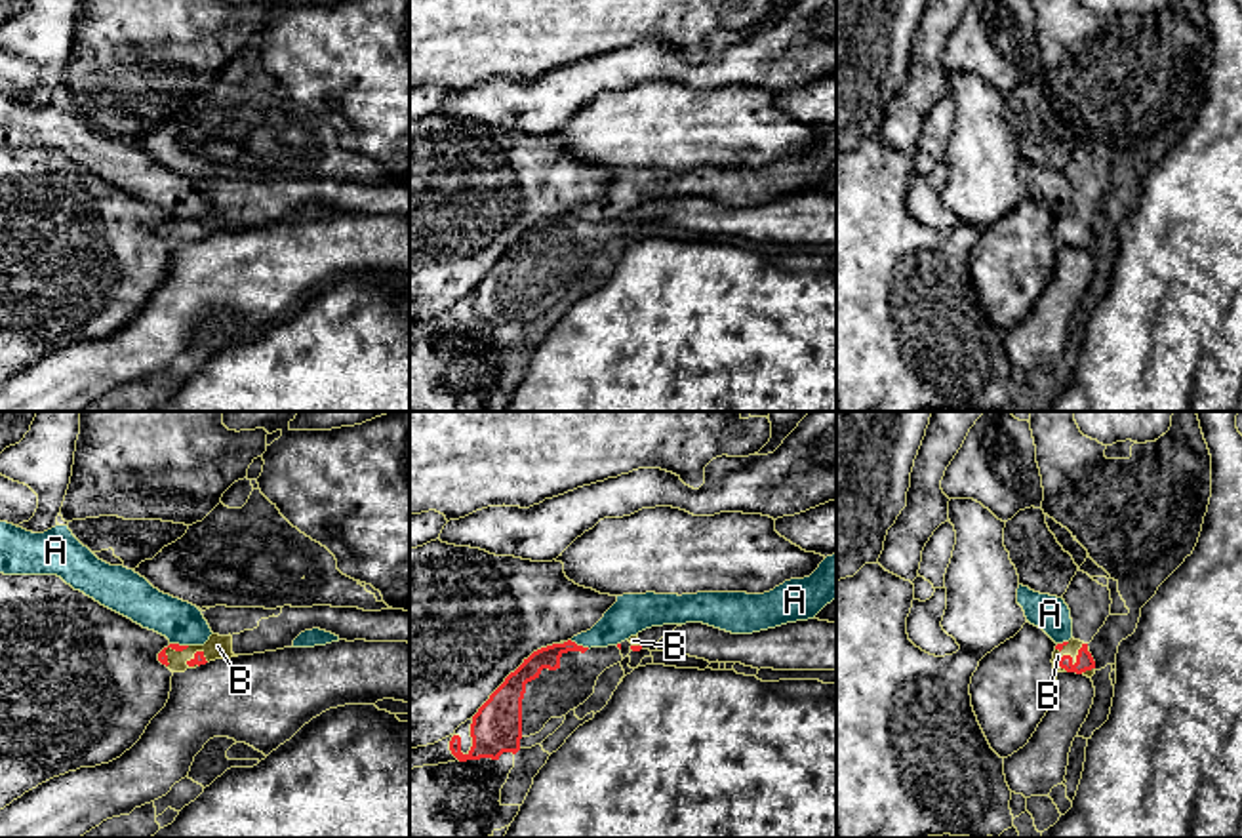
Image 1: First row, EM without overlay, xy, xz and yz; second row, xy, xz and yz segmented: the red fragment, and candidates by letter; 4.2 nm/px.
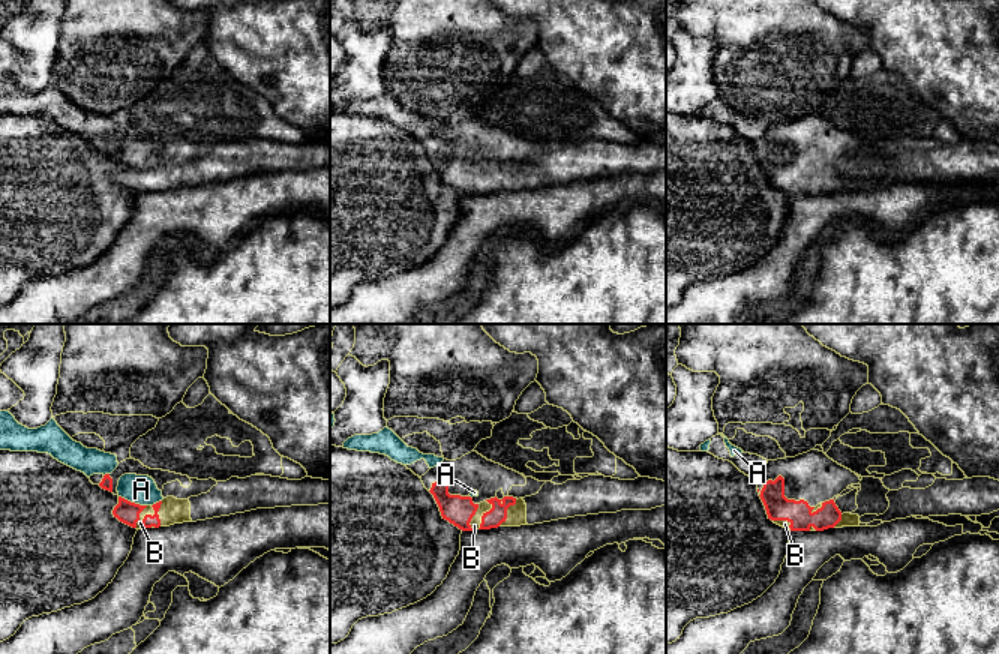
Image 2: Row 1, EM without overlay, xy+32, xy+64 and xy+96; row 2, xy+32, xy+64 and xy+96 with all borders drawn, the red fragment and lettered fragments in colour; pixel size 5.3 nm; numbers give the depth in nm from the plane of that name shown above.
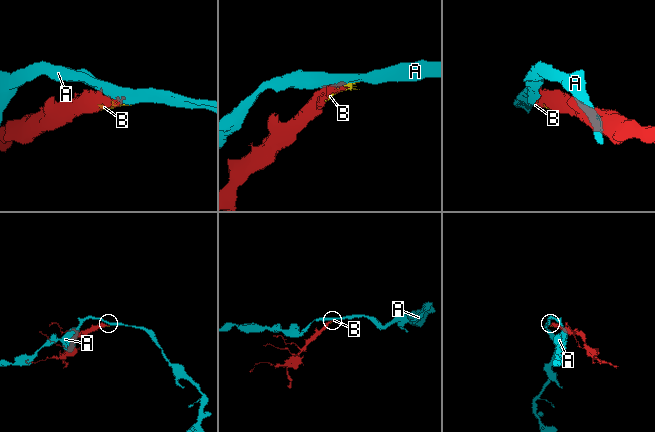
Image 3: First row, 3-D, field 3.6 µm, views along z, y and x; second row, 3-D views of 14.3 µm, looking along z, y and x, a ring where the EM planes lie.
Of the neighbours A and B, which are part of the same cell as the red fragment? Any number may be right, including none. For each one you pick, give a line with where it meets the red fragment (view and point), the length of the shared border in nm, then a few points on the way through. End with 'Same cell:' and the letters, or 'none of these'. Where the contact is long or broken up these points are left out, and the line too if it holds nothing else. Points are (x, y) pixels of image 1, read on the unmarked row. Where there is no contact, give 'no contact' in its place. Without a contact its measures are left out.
B: yz (1069, 229) | 150 nm
Same cell: B

